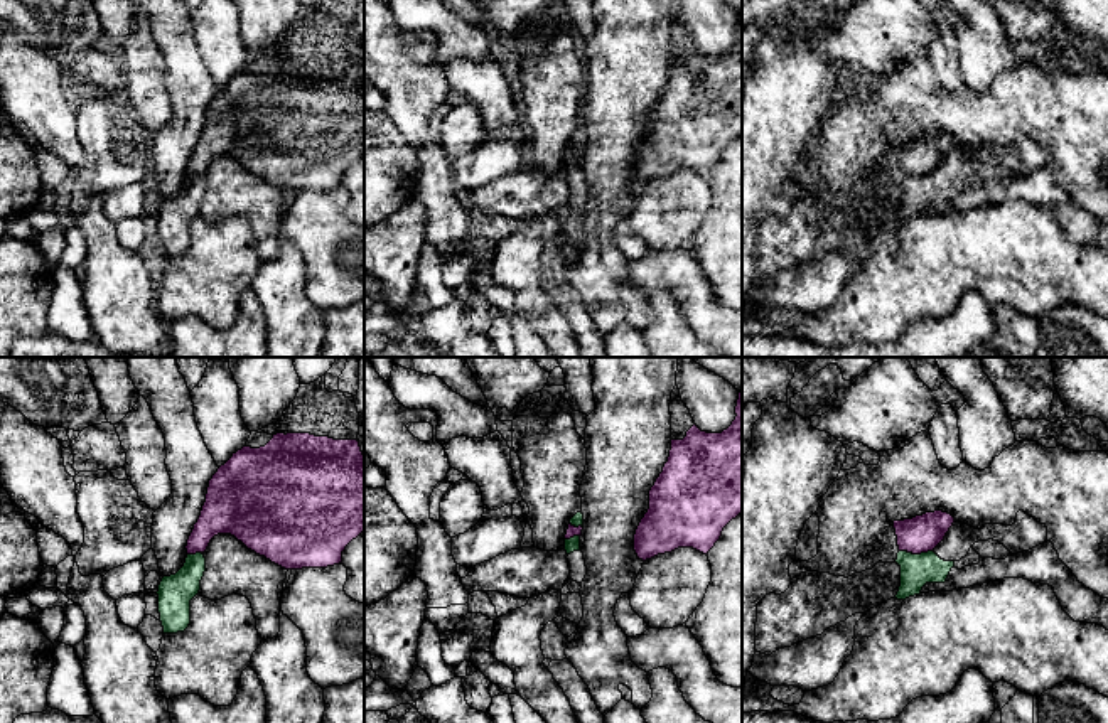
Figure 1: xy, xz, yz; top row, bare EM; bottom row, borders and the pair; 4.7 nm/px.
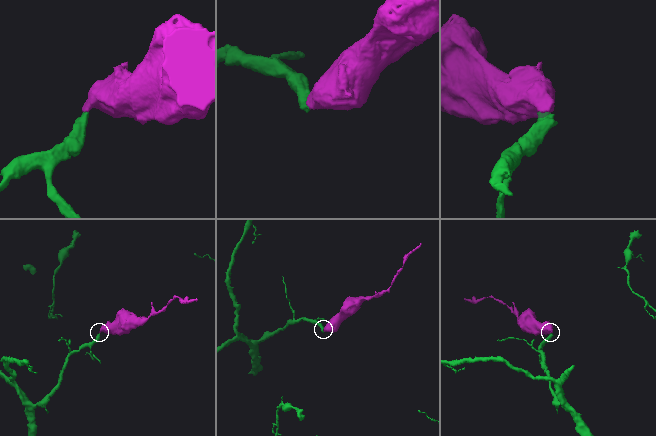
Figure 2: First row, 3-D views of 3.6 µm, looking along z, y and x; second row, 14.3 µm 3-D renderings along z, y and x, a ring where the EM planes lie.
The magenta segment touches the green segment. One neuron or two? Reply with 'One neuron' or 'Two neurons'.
Two neurons

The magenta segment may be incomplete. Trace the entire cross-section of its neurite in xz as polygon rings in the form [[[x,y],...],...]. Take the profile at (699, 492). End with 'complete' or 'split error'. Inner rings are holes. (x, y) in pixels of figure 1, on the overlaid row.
[[[742,393],[735,415],[722,433],[693,425],[683,440],[671,440],[668,462],[649,490],[649,509],[634,534],[639,560],[678,548],[708,554],[723,528],[742,514]]] | complete

